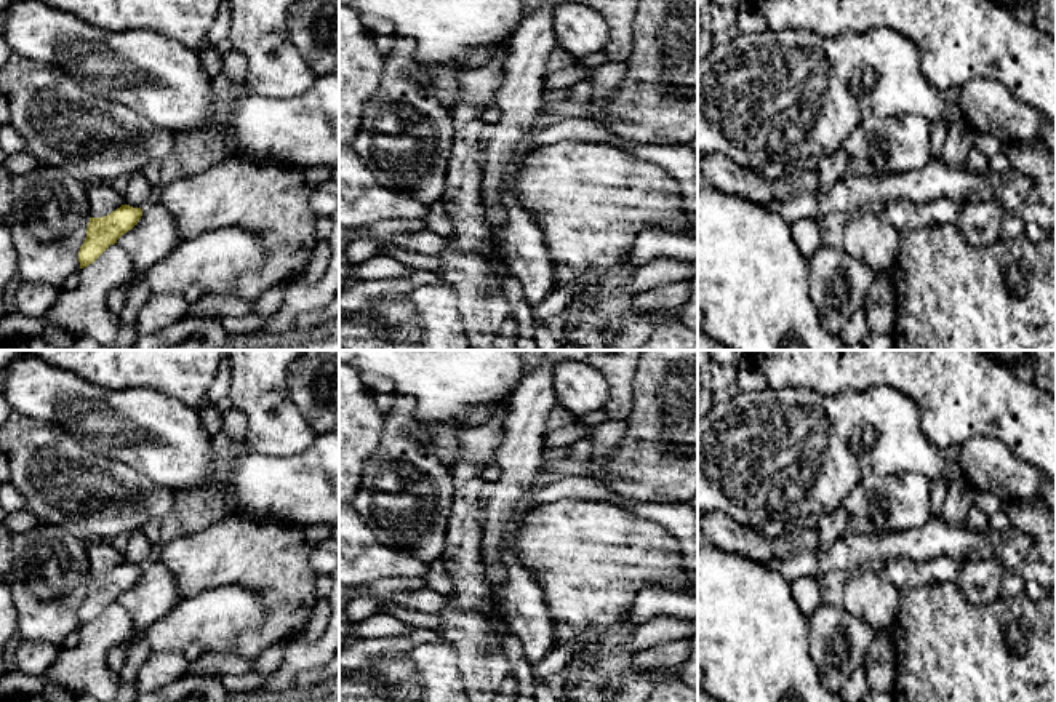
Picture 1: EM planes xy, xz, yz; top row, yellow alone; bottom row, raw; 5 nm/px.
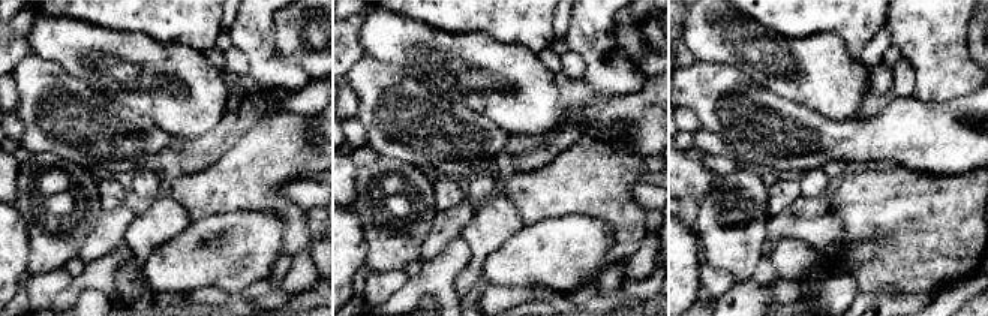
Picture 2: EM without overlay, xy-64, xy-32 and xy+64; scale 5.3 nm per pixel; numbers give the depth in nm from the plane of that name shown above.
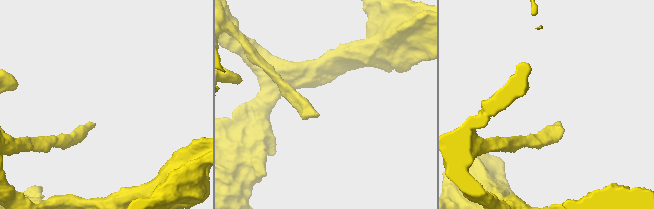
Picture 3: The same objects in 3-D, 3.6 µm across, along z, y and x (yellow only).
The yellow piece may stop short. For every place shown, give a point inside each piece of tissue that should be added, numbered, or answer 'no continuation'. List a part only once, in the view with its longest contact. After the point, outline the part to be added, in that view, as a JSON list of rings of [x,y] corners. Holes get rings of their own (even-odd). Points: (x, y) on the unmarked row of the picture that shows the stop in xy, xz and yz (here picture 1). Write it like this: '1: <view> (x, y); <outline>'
no continuation

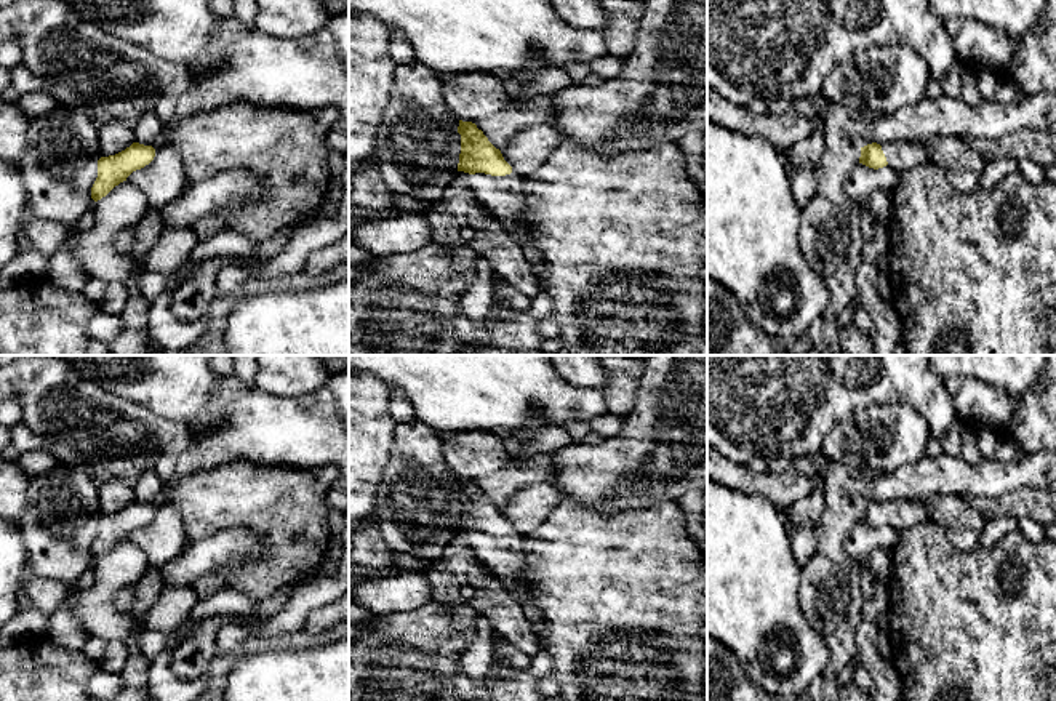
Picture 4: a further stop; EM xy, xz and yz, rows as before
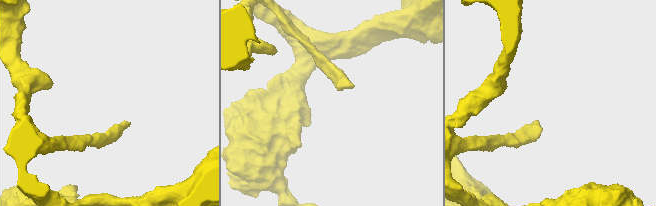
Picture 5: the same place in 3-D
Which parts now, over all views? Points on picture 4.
1: xz (503, 554); [[[475,531],[469,533],[467,543],[478,560],[501,579],[510,595],[522,605],[536,634],[541,634],[544,629],[544,618],[531,600],[531,584],[523,578],[523,538],[514,531],[506,535]]]

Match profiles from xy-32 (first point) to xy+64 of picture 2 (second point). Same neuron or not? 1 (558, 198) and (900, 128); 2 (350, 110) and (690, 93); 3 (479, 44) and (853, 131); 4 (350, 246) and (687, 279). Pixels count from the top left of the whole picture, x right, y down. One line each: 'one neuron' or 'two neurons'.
1: two neurons
2: two neurons
3: two neurons
4: one neuron

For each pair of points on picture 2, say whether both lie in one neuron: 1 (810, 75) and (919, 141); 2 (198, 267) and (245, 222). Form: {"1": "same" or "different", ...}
{"1": "different", "2": "same"}

